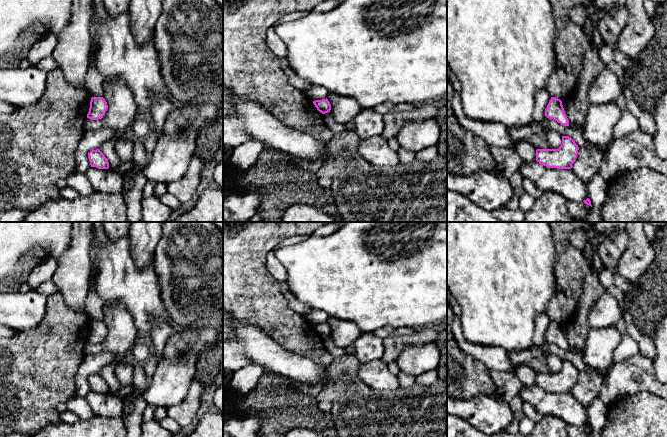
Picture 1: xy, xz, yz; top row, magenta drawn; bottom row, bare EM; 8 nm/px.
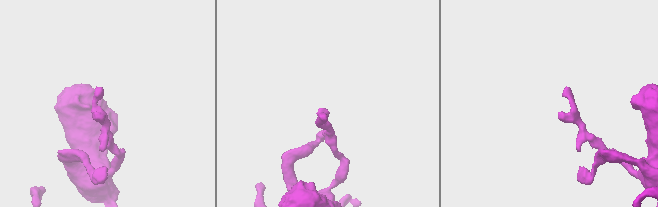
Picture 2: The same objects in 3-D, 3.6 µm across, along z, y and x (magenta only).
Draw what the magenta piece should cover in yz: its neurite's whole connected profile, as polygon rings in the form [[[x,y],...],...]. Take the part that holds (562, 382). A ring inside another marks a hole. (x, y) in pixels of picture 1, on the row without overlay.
[[[562,360],[558,373],[537,373],[536,385],[547,392],[571,393],[577,382],[579,371],[569,360]]]

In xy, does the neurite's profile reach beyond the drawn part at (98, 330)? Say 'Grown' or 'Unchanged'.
Unchanged

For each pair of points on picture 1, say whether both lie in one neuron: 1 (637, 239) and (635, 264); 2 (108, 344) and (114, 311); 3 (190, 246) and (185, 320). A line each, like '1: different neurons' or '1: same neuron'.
1: same neuron
2: same neuron
3: same neuron

